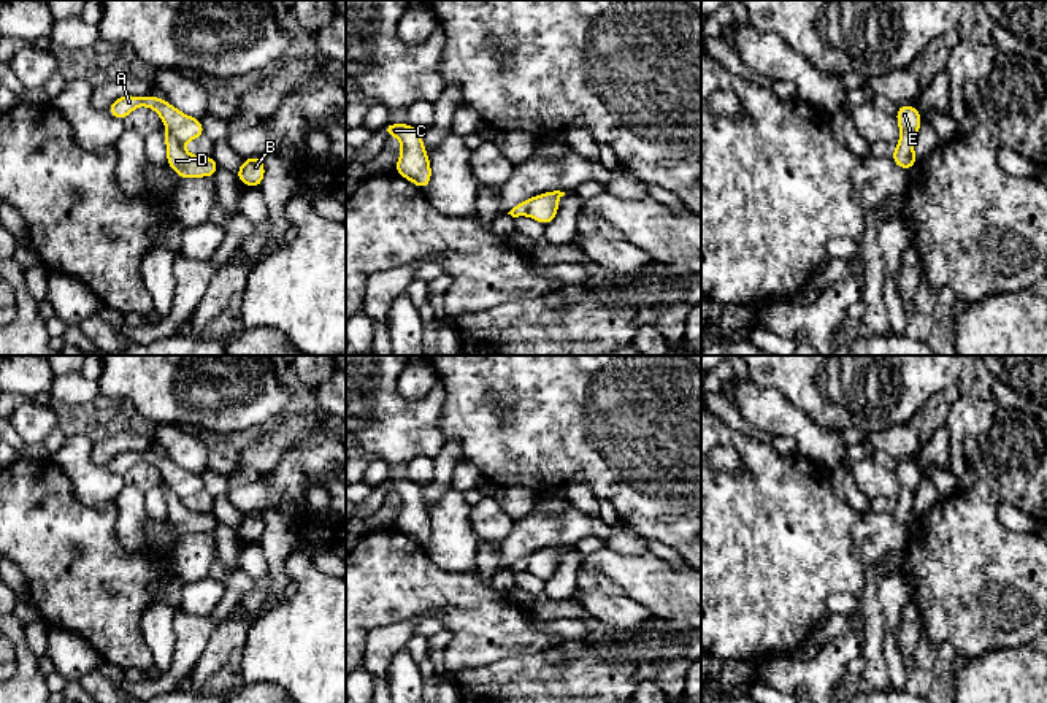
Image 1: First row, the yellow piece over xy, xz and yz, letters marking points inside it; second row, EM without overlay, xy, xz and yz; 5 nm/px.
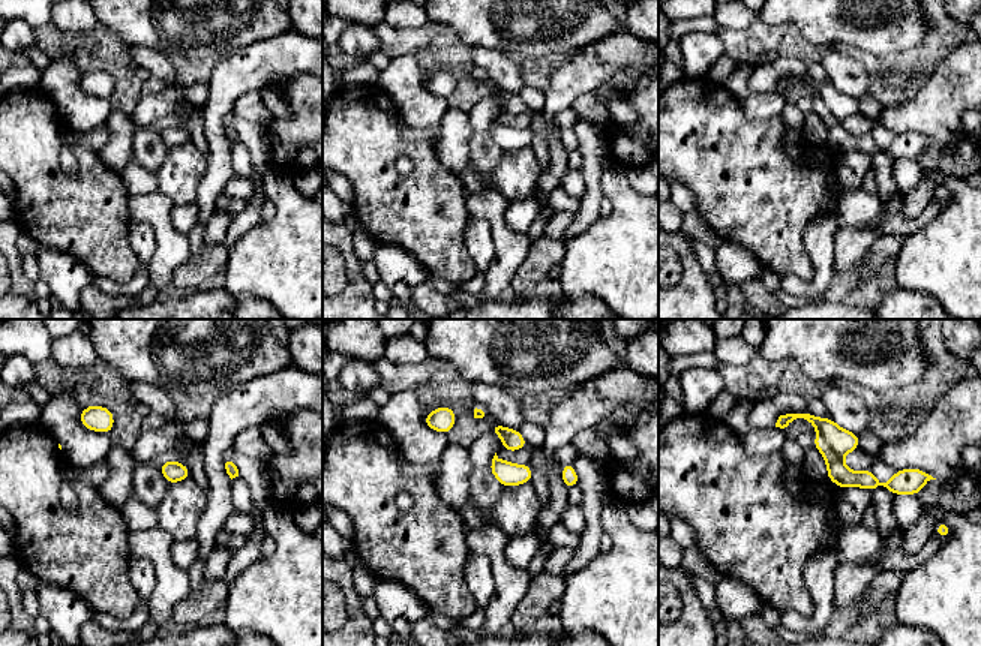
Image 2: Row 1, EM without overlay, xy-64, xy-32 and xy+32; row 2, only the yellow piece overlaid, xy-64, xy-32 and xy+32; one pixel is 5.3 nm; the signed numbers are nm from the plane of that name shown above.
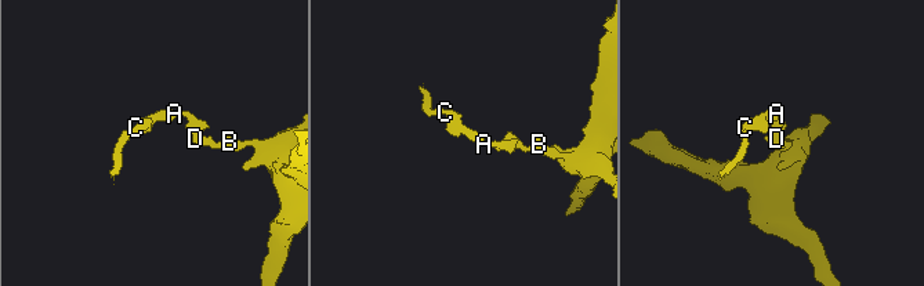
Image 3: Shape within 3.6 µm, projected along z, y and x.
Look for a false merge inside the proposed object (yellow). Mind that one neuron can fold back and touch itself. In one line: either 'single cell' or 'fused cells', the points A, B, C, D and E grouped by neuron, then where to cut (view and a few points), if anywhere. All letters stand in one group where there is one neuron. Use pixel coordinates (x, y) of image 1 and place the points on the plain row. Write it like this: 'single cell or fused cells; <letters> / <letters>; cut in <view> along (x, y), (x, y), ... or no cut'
single cell; A B C D E; no cut

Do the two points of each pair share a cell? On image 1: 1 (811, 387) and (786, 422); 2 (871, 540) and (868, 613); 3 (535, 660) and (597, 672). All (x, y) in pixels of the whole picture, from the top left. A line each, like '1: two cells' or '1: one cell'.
1: two cells
2: one cell
3: one cell

